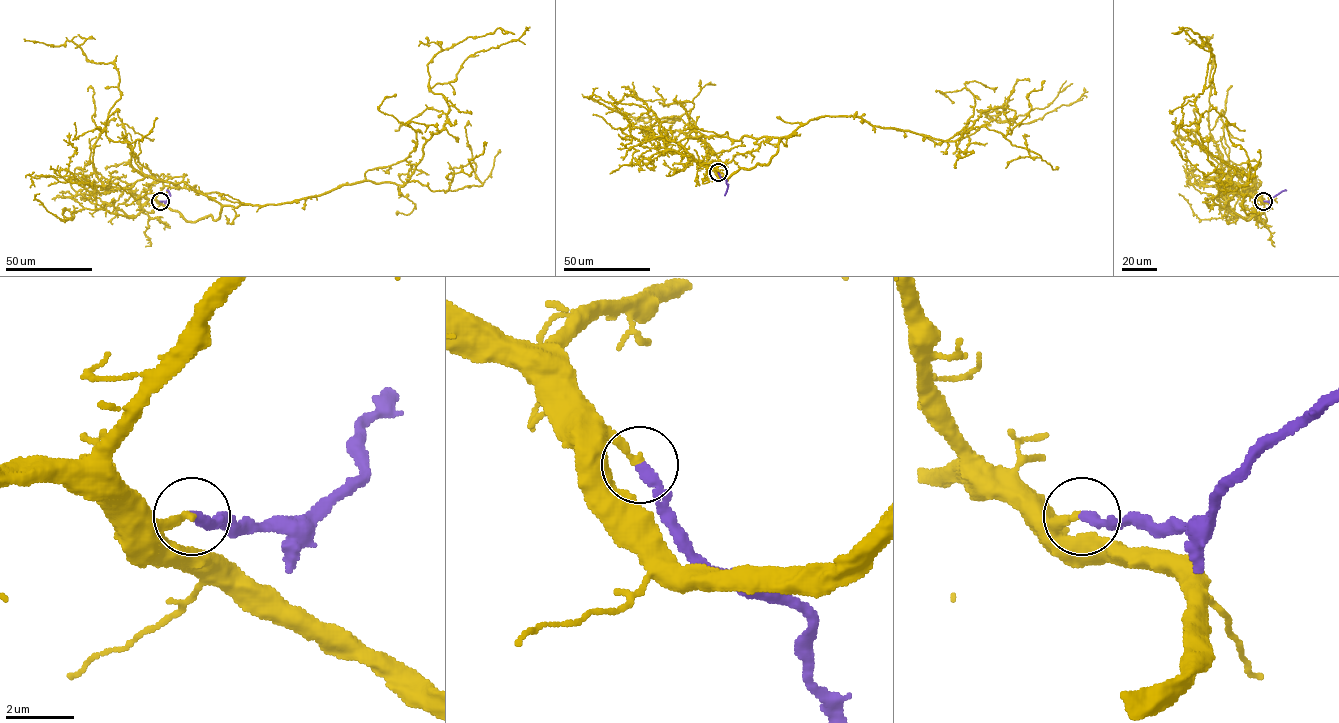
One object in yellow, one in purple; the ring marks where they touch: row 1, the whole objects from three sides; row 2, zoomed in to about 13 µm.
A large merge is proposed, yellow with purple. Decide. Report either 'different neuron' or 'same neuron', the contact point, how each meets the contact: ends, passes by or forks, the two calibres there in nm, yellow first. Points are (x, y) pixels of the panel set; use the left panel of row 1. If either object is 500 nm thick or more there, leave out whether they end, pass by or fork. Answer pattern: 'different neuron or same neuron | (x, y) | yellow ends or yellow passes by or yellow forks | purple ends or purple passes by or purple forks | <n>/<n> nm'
same neuron | (160, 201) | yellow ends | purple ends | 240/320 nm

